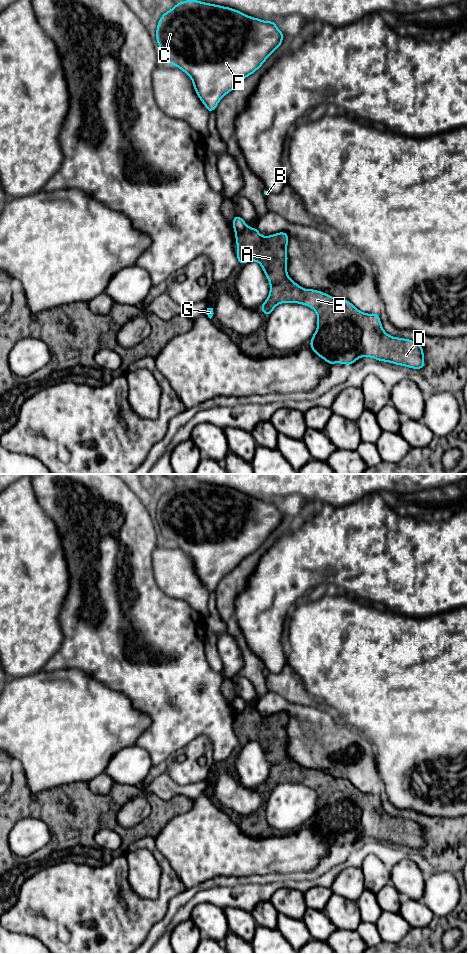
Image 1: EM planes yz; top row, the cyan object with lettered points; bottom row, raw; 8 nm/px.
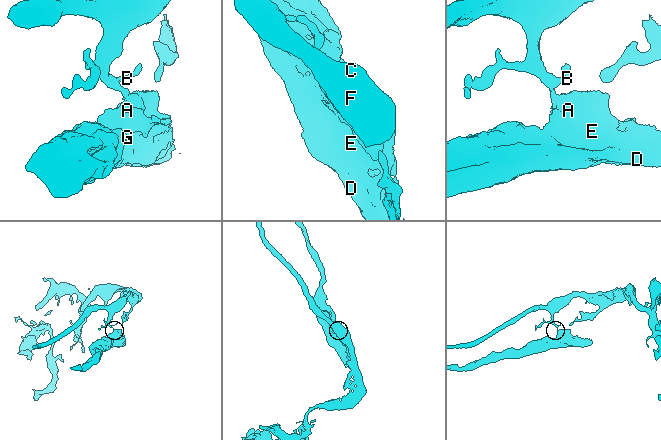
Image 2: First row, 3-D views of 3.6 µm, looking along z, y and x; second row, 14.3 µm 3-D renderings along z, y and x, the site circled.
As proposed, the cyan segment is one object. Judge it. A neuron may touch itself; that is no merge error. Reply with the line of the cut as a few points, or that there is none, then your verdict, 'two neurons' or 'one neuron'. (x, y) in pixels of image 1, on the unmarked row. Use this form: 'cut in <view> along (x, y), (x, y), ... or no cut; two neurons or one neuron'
cut in yz along (247, 706), (236, 714); two neurons

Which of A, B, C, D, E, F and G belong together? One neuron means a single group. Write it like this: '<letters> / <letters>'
A D E G / B C F

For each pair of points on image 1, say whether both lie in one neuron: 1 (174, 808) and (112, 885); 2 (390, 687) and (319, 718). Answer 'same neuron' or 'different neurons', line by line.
1: different neurons
2: different neurons

